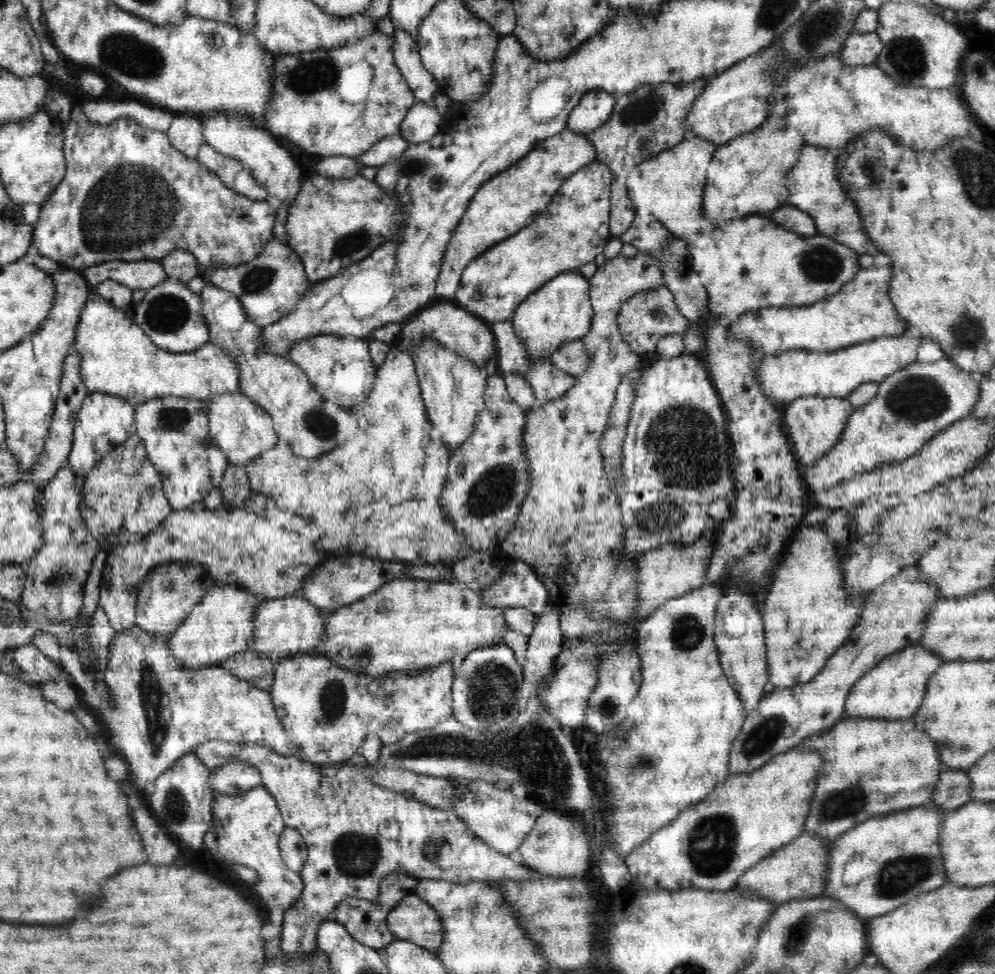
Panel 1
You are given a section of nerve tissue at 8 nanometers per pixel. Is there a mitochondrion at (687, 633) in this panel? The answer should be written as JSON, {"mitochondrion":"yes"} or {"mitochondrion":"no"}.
{"mitochondrion":"yes"}

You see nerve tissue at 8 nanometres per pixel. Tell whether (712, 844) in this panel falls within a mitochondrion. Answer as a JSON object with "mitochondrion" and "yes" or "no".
{"mitochondrion":"yes"}

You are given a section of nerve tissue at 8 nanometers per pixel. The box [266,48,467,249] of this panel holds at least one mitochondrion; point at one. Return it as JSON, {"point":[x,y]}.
{"point":[312,75]}

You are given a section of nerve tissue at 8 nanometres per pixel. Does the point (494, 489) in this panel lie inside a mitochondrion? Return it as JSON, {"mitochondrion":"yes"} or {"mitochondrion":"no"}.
{"mitochondrion":"yes"}

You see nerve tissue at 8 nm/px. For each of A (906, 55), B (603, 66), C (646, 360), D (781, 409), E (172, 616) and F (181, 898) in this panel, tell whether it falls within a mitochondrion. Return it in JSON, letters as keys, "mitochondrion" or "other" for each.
{"A":"mitochondrion","B":"other","C":"other","D":"other","E":"other","F":"other"}

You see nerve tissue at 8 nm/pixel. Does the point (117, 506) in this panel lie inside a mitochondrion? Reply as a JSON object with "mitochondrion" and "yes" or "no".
{"mitochondrion":"no"}

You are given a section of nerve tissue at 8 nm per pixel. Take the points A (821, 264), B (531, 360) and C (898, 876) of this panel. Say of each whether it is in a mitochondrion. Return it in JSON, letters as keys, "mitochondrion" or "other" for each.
{"A":"mitochondrion","B":"other","C":"mitochondrion"}

